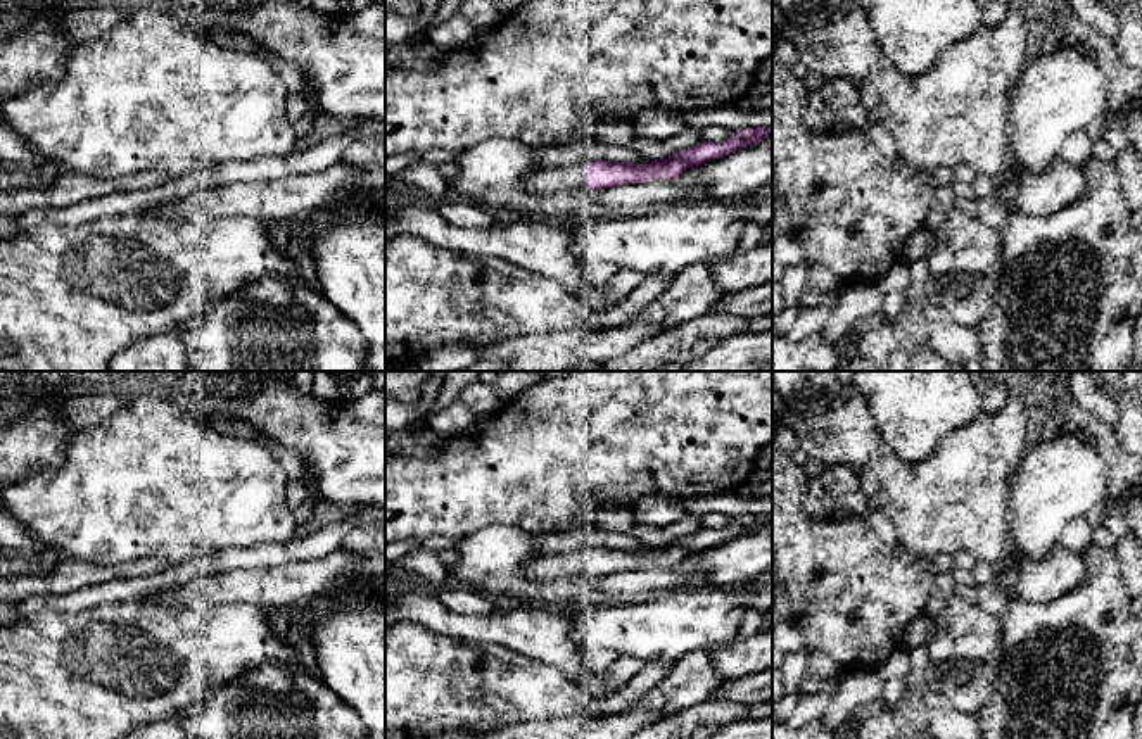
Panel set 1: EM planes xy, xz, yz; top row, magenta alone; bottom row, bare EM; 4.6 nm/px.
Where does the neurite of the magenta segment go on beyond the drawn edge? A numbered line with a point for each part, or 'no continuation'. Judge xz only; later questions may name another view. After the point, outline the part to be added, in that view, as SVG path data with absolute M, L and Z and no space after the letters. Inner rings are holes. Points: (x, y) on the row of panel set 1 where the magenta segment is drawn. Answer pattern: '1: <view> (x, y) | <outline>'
1: xz (555, 178) | M574 164L563 167L551 167L542 173L532 174L523 181L529 193L549 193L565 186L584 186L586 166Z

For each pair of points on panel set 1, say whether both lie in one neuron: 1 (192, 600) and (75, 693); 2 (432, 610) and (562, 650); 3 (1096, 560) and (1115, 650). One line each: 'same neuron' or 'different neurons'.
1: different neurons
2: same neuron
3: same neuron

